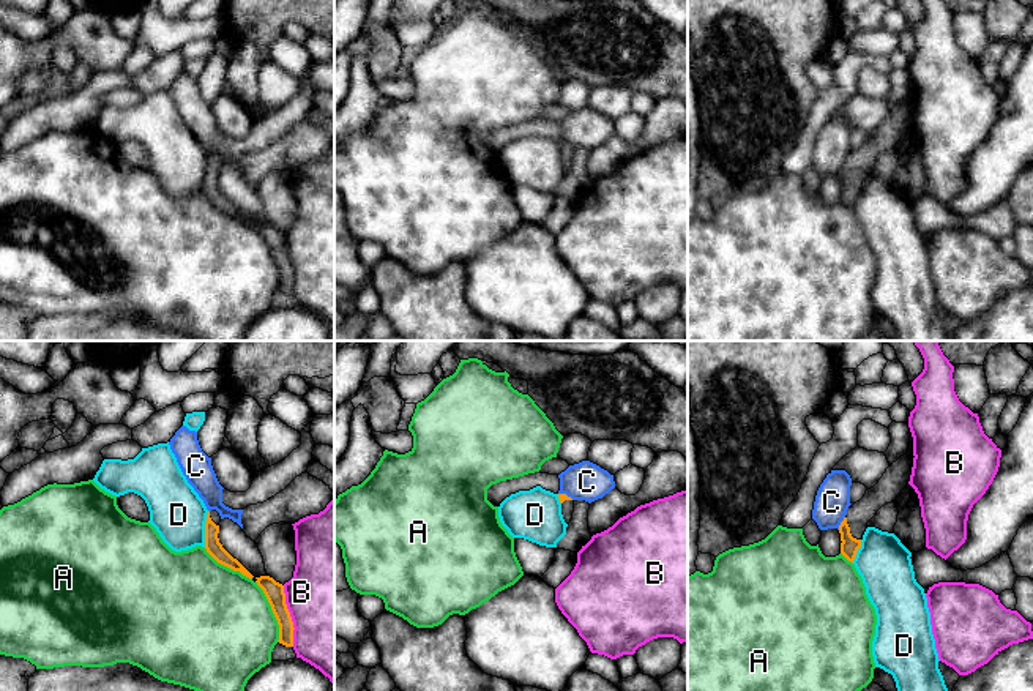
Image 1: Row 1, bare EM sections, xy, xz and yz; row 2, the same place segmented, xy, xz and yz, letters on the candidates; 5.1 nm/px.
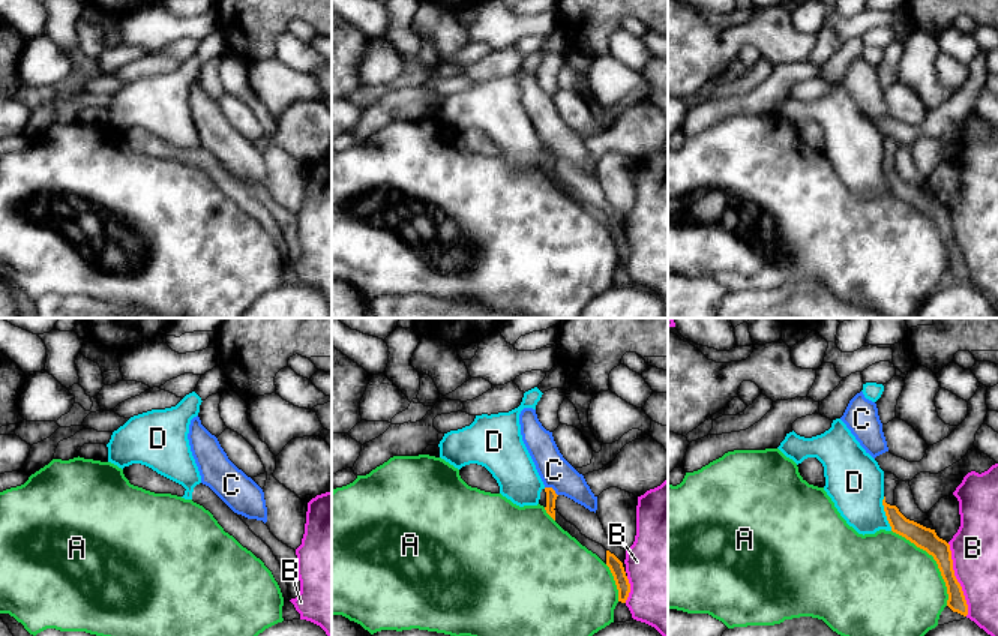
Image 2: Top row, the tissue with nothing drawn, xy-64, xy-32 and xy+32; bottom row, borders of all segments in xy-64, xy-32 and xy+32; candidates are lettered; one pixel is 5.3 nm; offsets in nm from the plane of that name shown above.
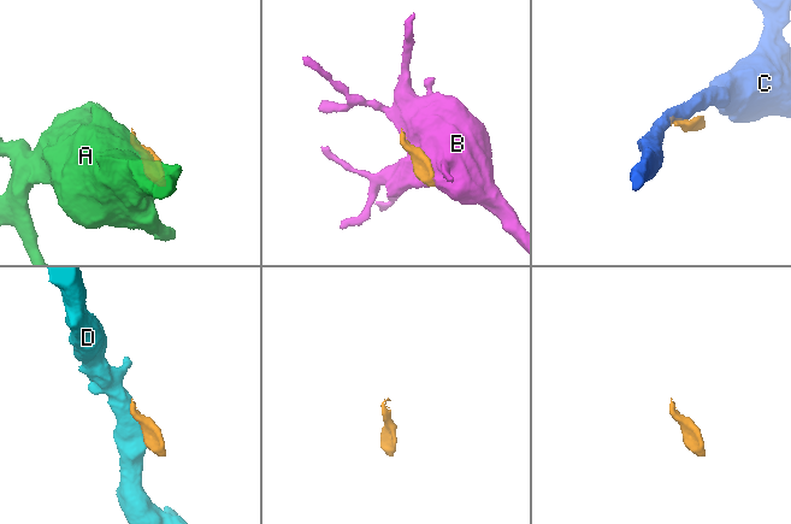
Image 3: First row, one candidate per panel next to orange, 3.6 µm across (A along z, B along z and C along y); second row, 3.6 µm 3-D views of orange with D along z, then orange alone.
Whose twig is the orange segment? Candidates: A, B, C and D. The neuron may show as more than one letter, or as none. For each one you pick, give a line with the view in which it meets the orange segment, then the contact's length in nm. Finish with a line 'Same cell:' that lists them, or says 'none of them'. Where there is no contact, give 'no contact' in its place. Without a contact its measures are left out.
Same cell: none of them

